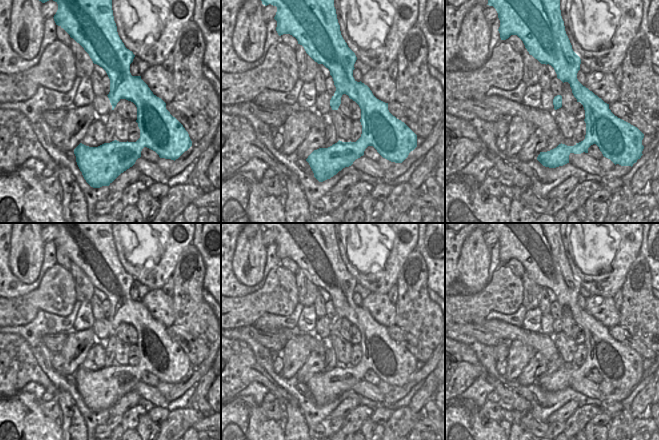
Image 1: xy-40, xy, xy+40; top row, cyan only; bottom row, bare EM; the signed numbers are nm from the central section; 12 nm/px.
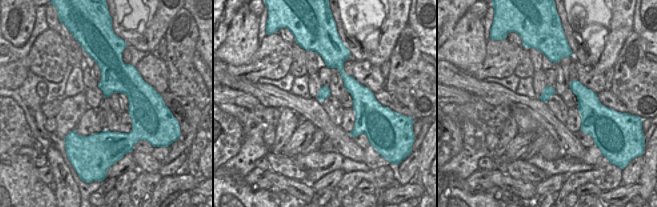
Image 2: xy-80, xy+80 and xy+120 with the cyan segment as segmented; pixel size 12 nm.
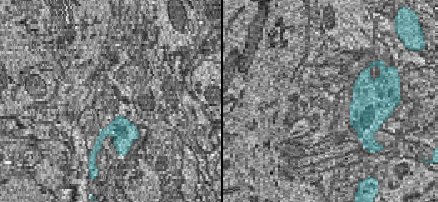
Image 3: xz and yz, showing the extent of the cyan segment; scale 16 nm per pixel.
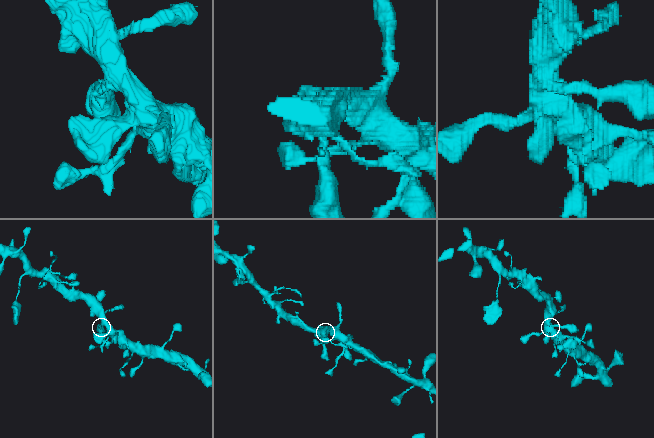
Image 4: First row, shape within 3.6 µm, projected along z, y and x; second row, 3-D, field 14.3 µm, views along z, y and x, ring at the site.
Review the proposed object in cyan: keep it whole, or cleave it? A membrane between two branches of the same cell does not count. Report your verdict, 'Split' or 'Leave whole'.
Leave whole.

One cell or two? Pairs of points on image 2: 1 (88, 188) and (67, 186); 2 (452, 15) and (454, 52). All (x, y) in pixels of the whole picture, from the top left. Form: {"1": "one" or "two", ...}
{"1": "two", "2": "two"}

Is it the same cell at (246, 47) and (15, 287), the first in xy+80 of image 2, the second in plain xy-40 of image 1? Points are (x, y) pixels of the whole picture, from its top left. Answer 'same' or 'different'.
different

